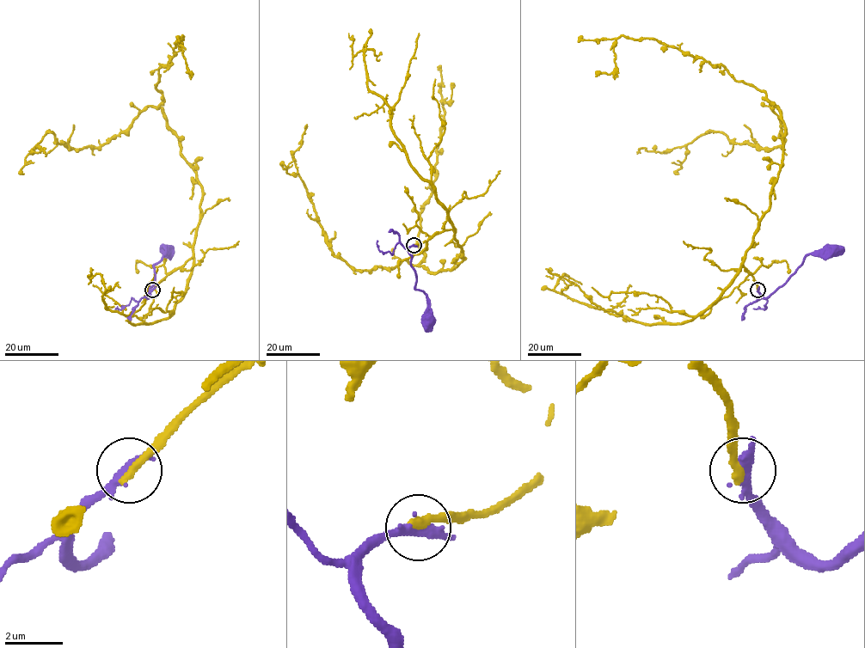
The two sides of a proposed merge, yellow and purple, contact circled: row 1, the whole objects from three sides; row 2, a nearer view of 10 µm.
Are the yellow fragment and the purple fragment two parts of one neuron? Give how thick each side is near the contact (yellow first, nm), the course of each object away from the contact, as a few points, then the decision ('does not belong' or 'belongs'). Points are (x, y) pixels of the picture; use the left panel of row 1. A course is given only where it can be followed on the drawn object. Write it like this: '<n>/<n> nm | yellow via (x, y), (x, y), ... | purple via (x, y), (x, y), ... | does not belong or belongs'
340/320 nm | yellow via (152, 290), (193, 256), (201, 211), (163, 111), (148, 106), (98, 147), (49, 131), (32, 149), (45, 154) | purple via (152, 290), (147, 295), (148, 298), (154, 282), (154, 265), (166, 253), (166, 248) | does not belong

